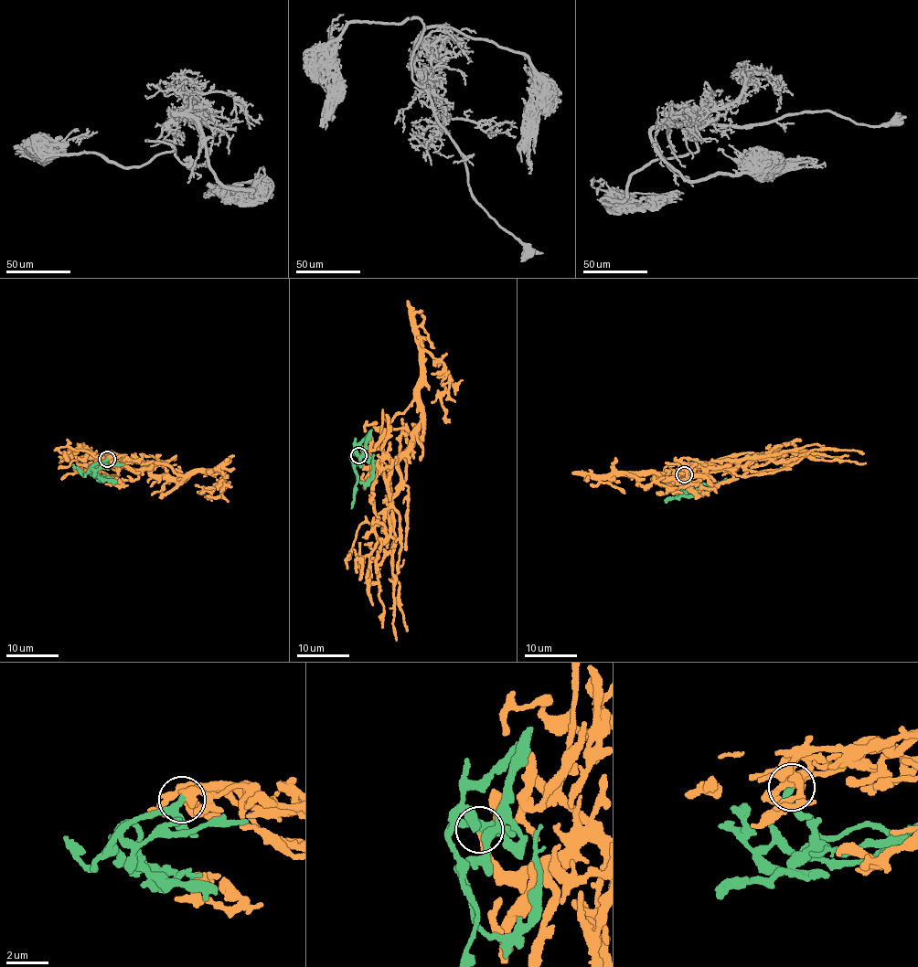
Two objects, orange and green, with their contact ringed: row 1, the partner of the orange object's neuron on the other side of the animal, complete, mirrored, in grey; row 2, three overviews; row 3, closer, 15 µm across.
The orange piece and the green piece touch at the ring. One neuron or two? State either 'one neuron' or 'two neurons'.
one neuron

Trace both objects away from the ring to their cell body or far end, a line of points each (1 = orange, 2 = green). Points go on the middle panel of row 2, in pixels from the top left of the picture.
1: (358, 456), (364, 465), (373, 466), (408, 448), (421, 421), (425, 351), (442, 363), (442, 404), (450, 422)
2: (358, 456), (352, 453), (351, 461), (357, 479), (363, 483), (372, 475), (374, 454)

